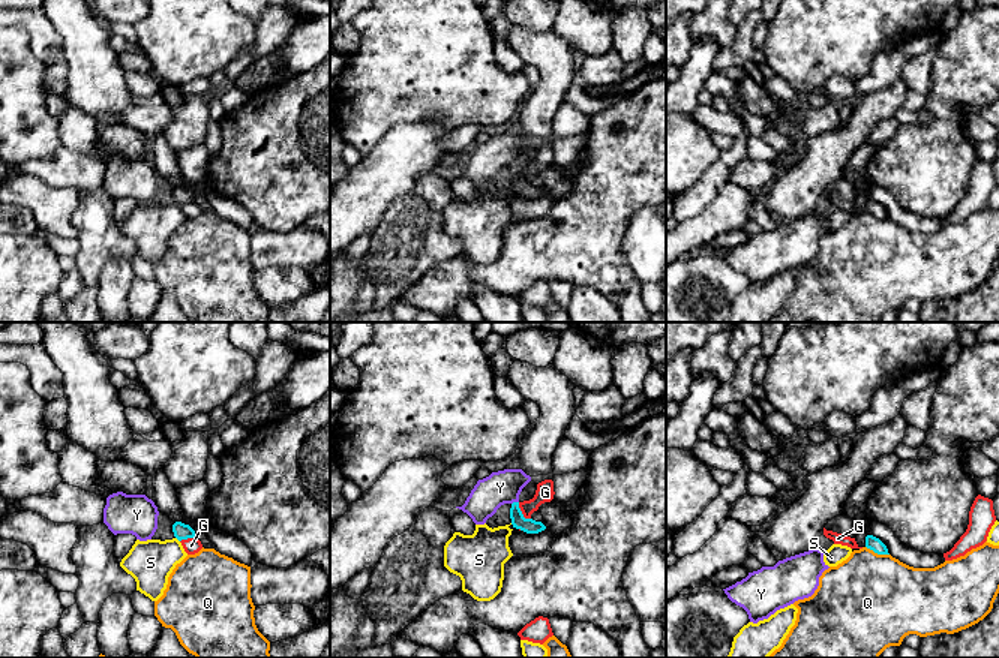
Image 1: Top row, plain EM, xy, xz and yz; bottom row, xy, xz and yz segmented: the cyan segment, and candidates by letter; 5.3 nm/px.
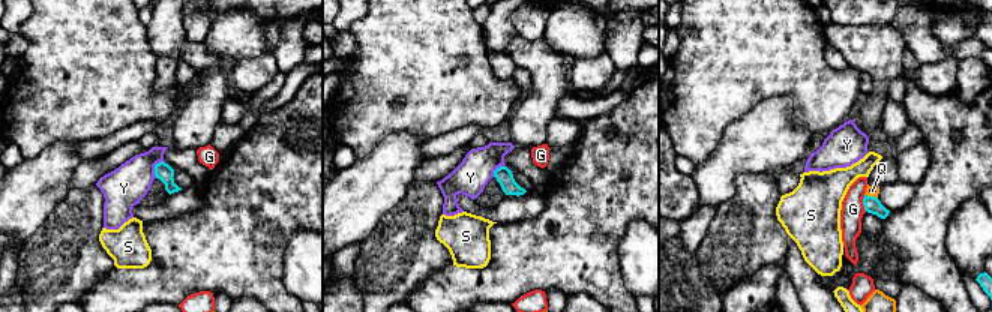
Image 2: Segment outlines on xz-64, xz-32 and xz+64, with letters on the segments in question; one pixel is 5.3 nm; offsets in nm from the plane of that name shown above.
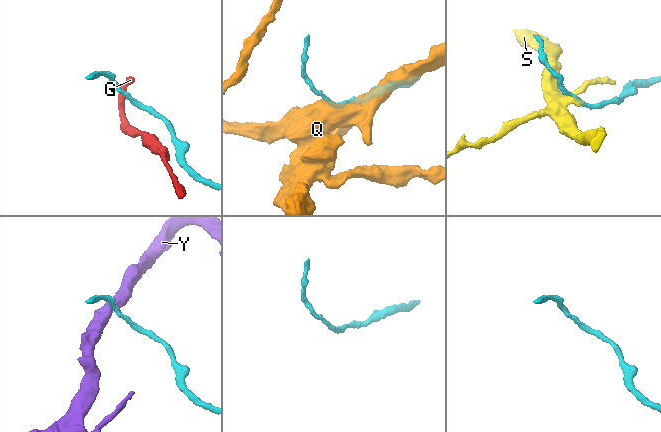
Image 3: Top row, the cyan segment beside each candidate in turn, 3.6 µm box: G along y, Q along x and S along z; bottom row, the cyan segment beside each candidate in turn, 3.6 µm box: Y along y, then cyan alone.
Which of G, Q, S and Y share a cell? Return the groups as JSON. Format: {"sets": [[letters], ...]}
{"sets": [["G"], ["Q"], ["S"], ["Y"]]}

